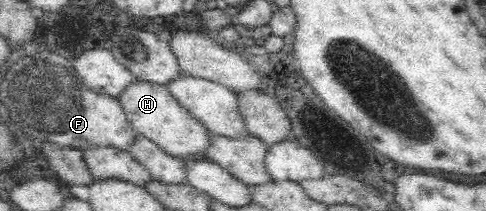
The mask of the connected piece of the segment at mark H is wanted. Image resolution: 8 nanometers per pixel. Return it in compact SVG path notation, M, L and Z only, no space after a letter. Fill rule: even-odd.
M134 79L117 98L136 134L154 141L168 155L183 158L198 152L206 153L209 131L198 118L177 102L166 85Z

